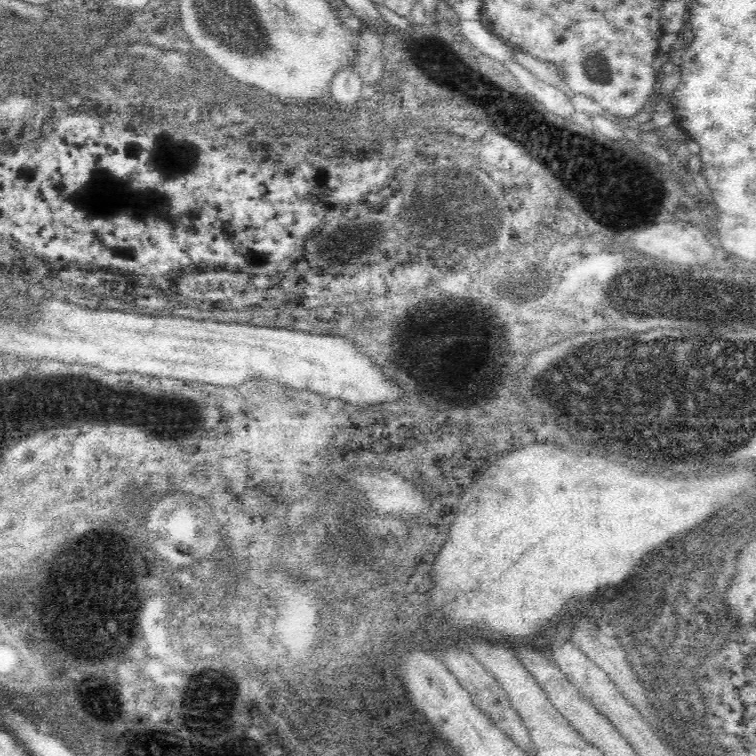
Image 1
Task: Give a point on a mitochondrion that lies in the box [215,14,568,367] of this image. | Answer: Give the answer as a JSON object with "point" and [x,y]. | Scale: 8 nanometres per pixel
{"point":[410,216]}

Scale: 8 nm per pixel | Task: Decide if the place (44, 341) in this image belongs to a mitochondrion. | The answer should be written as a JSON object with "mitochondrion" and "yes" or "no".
{"mitochondrion":"no"}

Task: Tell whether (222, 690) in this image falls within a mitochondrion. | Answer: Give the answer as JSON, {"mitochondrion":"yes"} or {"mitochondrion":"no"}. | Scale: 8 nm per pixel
{"mitochondrion":"no"}

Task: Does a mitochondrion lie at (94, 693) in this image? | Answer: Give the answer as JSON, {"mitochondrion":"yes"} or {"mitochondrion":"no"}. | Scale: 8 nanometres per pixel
{"mitochondrion":"no"}

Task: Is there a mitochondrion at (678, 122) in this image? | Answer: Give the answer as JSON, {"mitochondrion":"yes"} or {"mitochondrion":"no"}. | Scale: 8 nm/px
{"mitochondrion":"no"}

